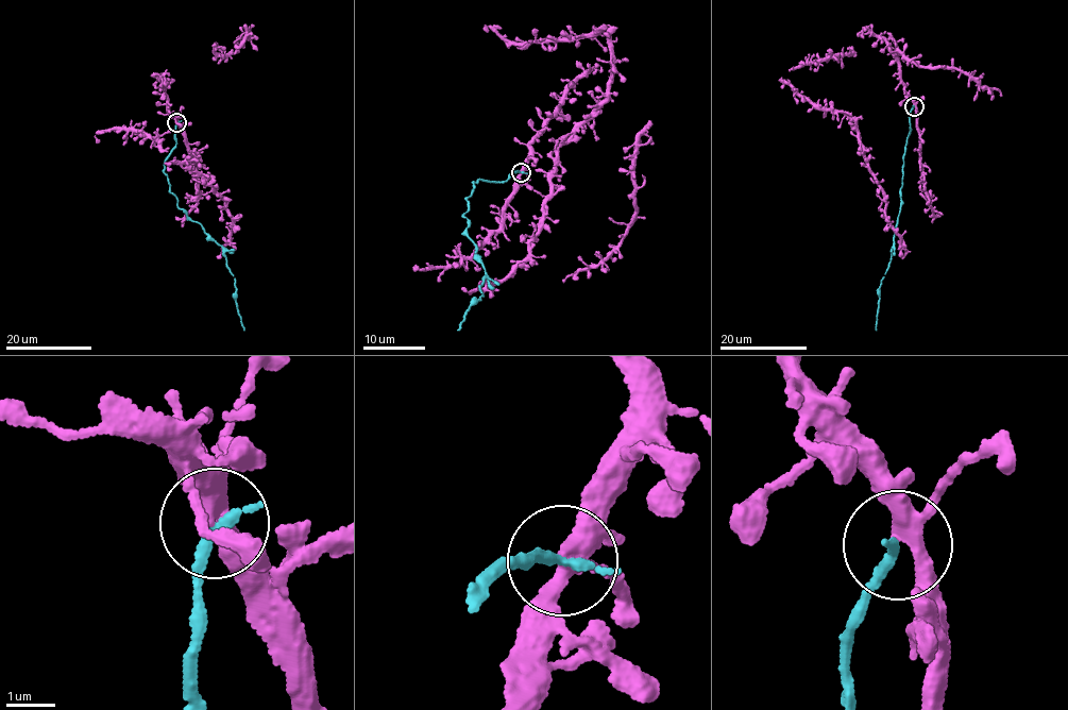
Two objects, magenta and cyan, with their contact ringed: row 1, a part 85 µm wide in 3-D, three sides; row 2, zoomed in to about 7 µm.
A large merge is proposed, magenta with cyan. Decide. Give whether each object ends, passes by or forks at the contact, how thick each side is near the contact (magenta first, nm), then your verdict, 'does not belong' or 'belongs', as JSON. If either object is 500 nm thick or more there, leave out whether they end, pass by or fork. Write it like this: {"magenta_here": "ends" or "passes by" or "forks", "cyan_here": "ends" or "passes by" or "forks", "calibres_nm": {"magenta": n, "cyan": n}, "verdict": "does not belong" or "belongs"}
{"magenta_here": "forks", "cyan_here": "ends", "calibres_nm": {"magenta": 280, "cyan": 240}, "verdict": "does not belong"}

